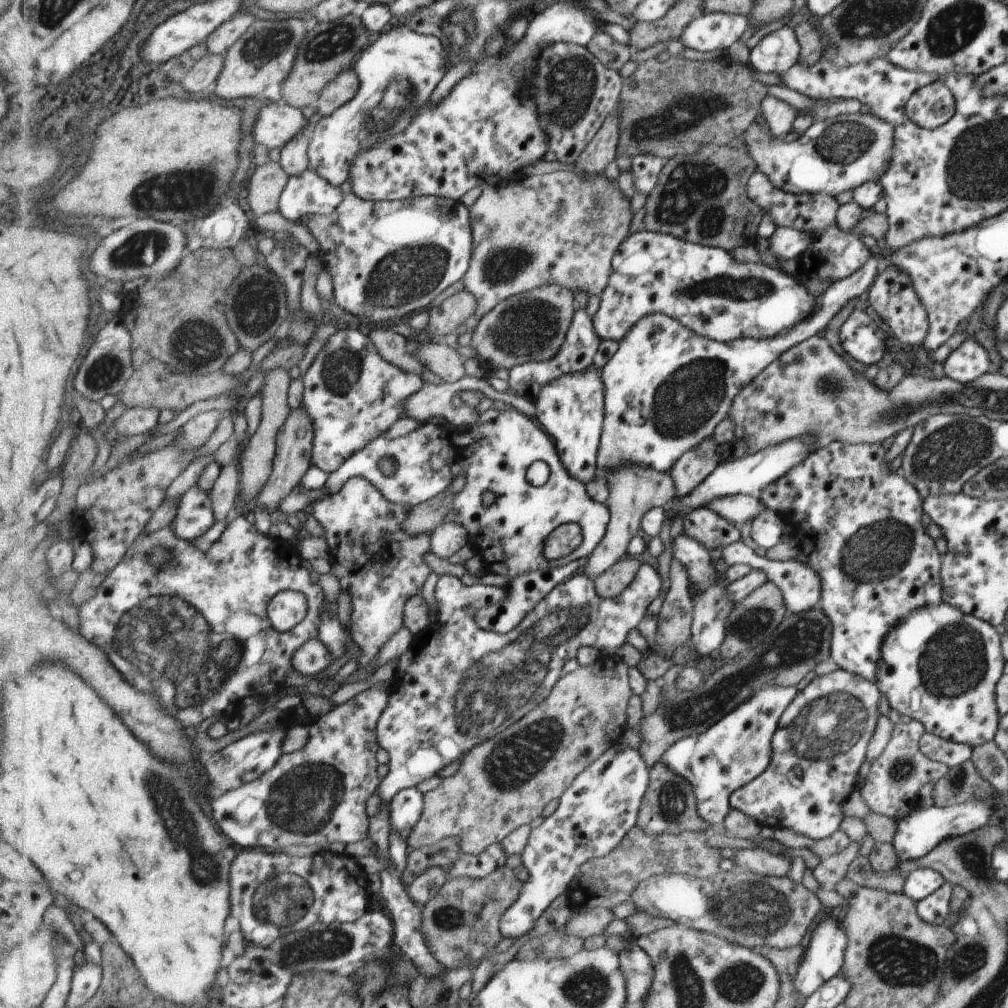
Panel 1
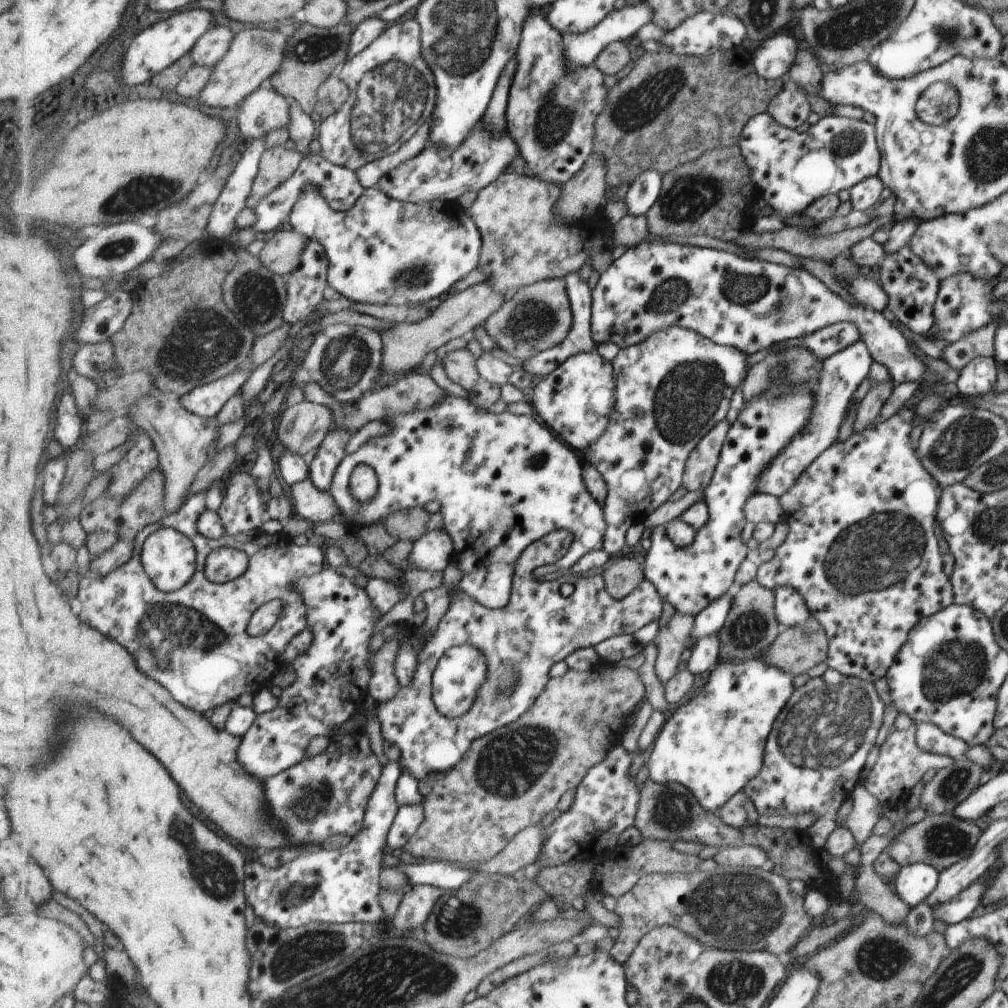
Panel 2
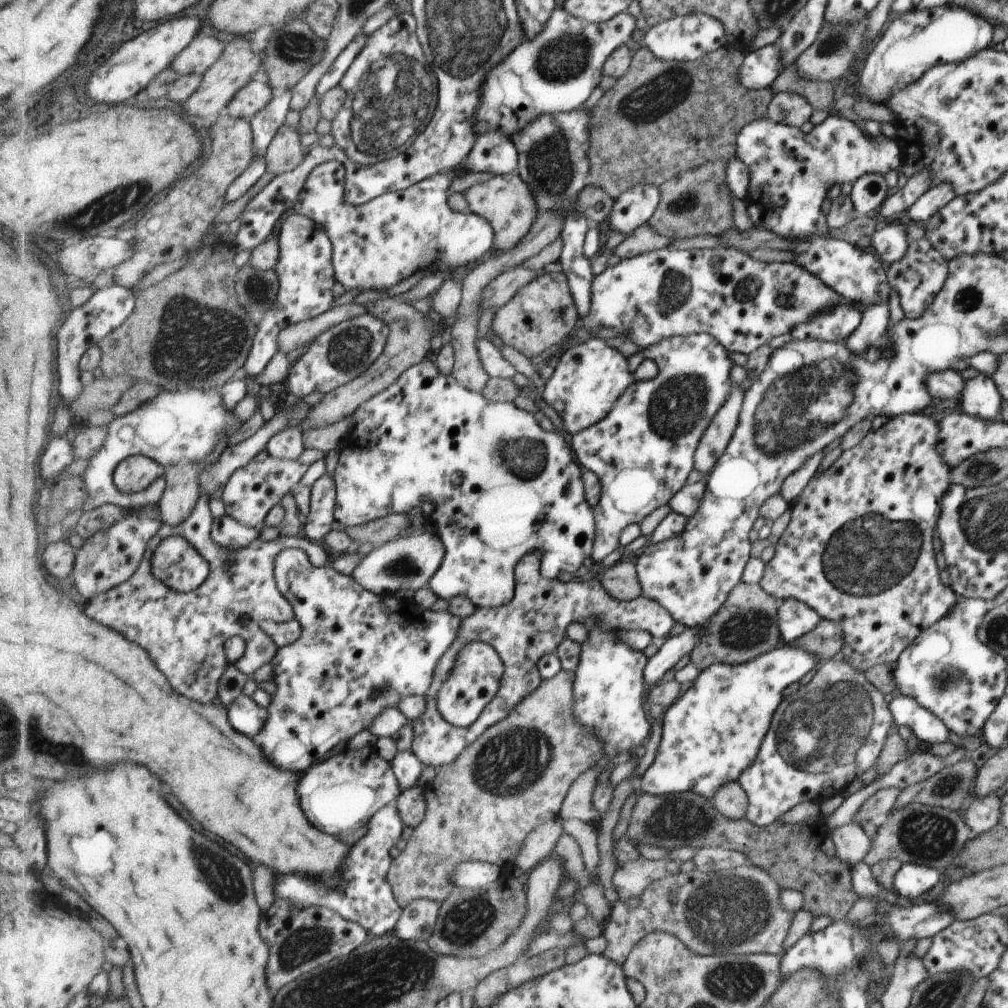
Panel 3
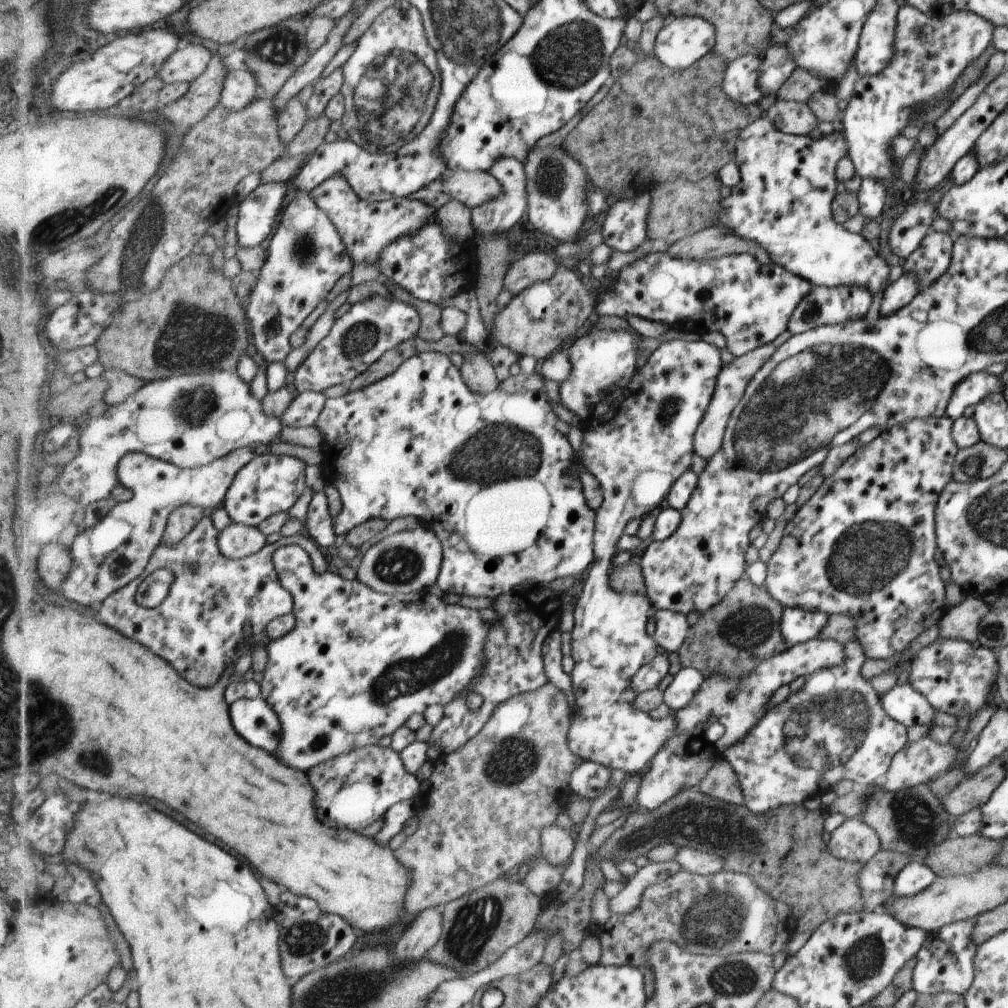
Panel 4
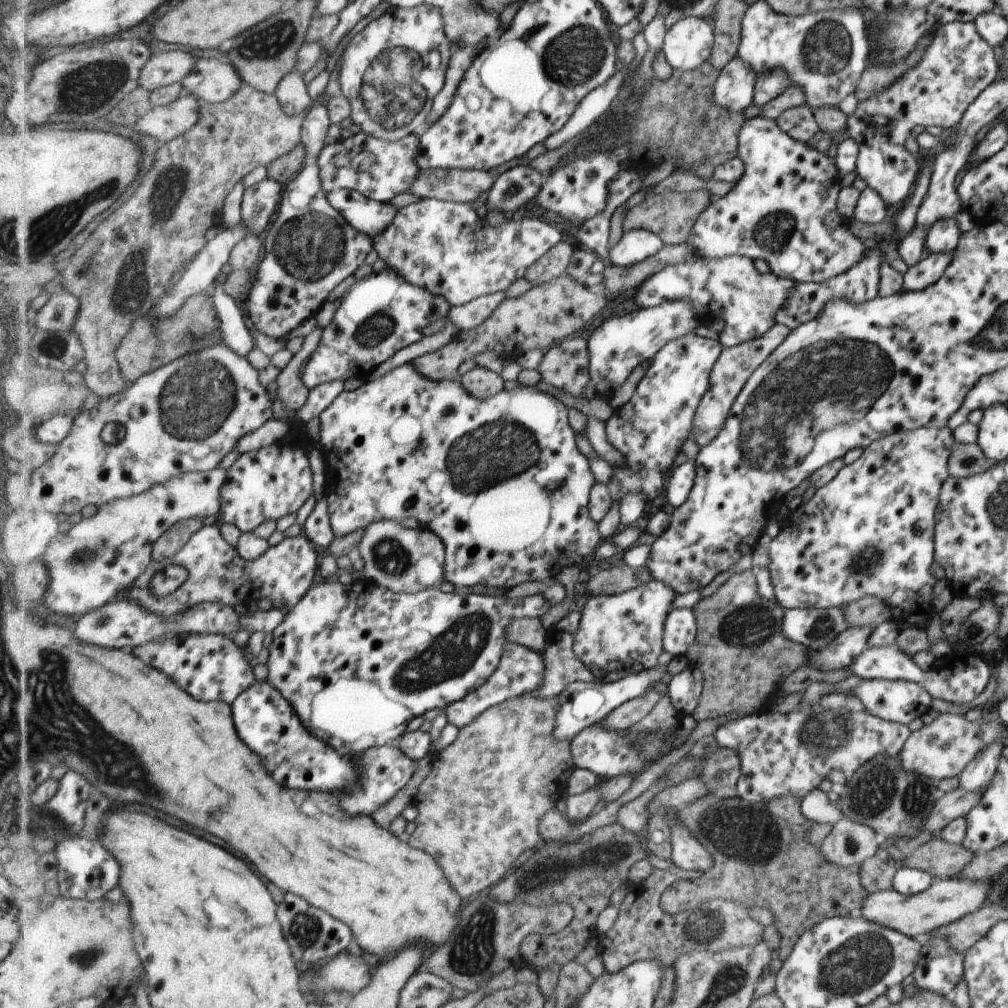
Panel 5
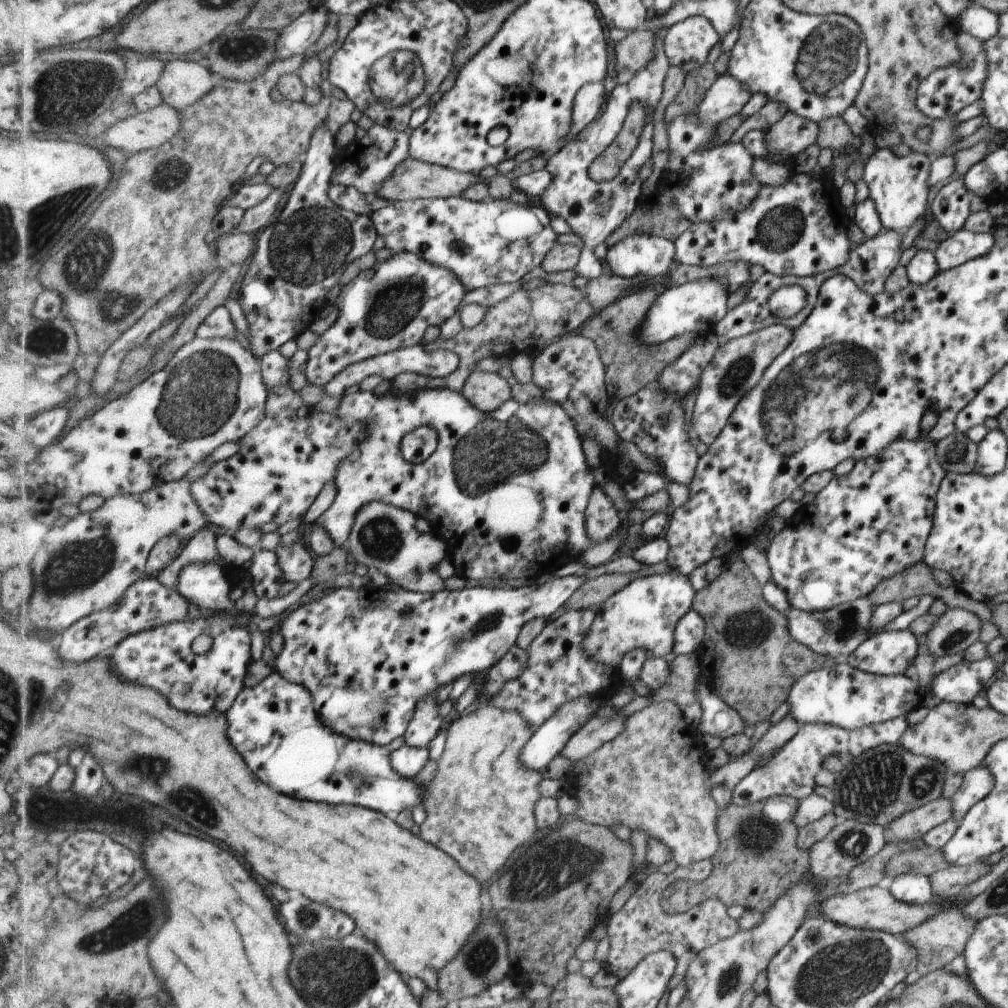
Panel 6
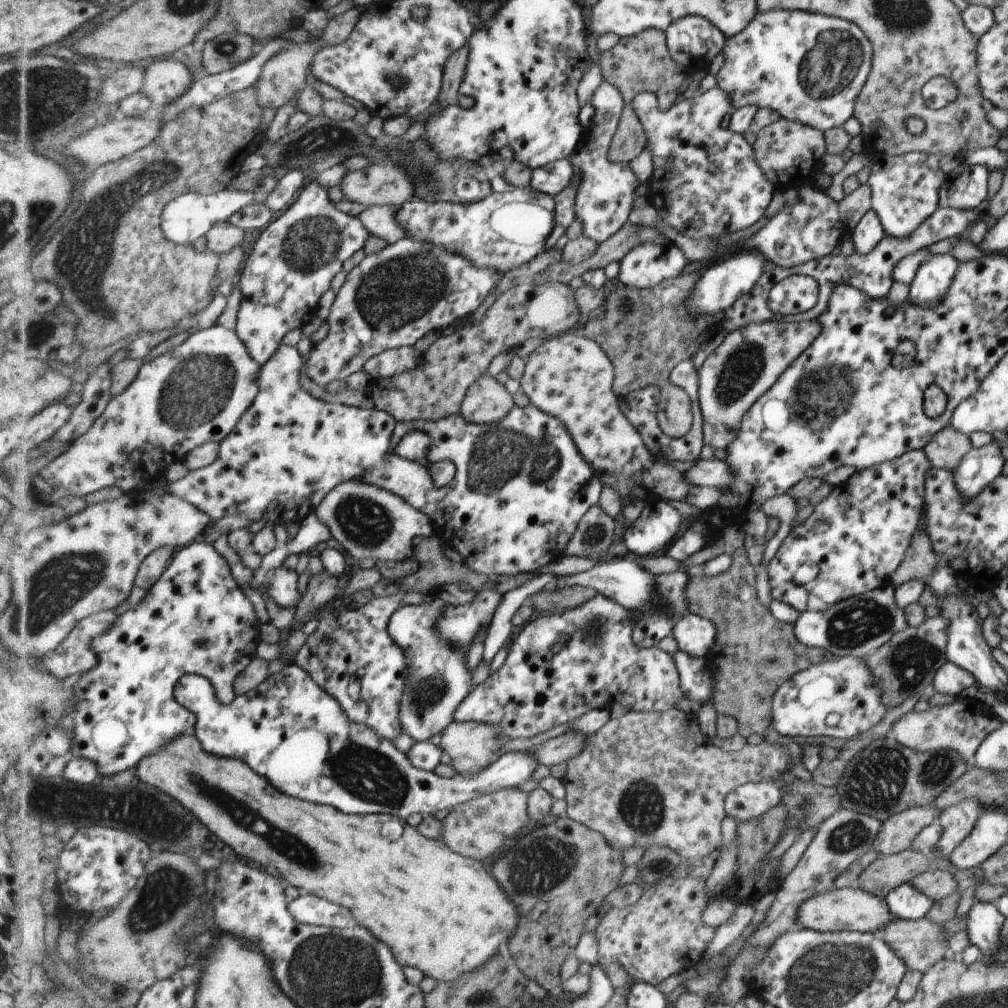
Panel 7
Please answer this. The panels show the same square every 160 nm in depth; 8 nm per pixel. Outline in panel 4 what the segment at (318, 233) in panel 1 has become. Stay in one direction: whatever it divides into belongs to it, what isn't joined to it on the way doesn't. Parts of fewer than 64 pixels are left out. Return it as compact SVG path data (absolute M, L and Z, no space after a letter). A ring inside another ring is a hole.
M501 158L499 162L495 162L495 166L491 168L490 172L495 179L501 182L503 192L497 198L473 209L471 224L473 224L477 236L478 234L483 234L483 236L505 235L523 216L528 214L529 210L529 176L527 176L523 162L519 162L517 158ZM343 175L327 177L317 188L311 189L313 200L334 222L354 264L367 262L379 269L382 254L401 237L419 233L438 213L433 206L417 198L394 198L367 202L359 199L350 182Z

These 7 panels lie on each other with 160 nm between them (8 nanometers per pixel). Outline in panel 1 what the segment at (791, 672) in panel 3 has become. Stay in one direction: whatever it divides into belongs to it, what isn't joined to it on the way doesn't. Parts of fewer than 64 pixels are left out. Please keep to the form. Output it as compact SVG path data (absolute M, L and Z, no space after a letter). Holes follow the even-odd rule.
M765 685L753 697L722 715L714 725L702 733L686 736L666 752L662 762L677 774L683 775L693 787L699 818L708 825L721 824L731 808L730 794L753 781L766 769L778 718L796 692L795 687Z

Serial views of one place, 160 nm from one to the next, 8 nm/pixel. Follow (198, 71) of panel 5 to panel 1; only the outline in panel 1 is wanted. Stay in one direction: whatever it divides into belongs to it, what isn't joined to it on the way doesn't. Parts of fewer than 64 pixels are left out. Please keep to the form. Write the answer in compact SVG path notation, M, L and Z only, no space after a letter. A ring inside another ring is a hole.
M270 102L262 107L253 126L254 141L268 150L285 148L309 126L309 120L295 106L283 102Z

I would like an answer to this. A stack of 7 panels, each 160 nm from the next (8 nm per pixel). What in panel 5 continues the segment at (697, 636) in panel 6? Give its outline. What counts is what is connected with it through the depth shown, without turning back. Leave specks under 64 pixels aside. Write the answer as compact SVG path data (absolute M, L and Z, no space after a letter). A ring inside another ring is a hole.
M673 609L664 628L664 650L674 656L685 654L697 636L698 625L692 609Z

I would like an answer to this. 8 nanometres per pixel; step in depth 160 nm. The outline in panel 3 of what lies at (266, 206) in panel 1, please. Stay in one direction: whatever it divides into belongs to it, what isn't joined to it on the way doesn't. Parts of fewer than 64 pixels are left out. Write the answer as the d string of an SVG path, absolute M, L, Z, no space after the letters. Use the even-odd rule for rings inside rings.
M282 127L268 147L267 171L279 177L303 165L308 149L301 146L300 132L296 128Z

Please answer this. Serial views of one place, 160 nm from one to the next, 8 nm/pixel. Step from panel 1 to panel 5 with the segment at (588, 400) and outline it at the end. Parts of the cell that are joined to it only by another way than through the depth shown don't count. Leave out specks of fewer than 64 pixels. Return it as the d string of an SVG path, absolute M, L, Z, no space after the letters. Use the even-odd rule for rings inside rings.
M665 301L658 307L637 308L623 316L605 320L588 338L590 381L582 396L592 402L599 398L608 403L613 398L613 392L623 386L641 362L649 362L668 342L681 338L696 325L706 322L706 319L697 317L685 301Z

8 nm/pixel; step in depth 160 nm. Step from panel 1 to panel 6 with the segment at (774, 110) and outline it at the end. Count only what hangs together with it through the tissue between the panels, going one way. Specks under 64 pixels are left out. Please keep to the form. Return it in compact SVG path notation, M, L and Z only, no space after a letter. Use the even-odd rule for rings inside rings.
M787 112L766 134L768 158L765 162L791 163L795 156L817 141L817 124L801 115Z

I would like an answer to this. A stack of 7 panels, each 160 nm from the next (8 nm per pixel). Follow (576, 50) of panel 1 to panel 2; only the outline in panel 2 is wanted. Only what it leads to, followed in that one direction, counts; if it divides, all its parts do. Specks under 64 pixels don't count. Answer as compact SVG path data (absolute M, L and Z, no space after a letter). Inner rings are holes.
M545 11L532 12L526 20L518 53L517 72L510 90L507 111L507 129L518 144L526 162L526 174L541 177L544 181L564 184L573 178L594 152L599 116L608 105L610 92L605 88L607 75L595 63L568 69L568 56L564 36L547 19Z

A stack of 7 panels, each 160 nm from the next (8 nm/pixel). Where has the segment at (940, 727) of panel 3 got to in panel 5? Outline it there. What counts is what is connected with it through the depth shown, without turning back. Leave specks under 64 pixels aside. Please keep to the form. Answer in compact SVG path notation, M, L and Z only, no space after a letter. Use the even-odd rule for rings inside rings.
M865 679L850 692L855 695L869 714L884 721L893 721L907 725L911 720L920 718L930 708L931 697L918 683L903 679Z

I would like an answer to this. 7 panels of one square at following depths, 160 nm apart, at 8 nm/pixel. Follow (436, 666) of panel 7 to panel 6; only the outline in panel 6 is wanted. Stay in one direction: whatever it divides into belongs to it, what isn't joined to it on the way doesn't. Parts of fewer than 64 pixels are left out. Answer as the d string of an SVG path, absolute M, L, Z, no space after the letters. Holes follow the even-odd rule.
M436 692L419 701L414 720L410 722L404 737L405 744L421 748L427 748L431 744L431 740L443 726L443 718L439 716L437 708L439 705L437 706Z

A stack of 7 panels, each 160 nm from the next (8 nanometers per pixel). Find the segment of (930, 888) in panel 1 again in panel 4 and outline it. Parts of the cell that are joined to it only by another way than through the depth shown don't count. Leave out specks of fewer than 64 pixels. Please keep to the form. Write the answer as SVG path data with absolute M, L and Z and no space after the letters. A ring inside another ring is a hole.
M911 860L896 876L893 882L893 896L907 897L922 893L934 883L937 876L919 861Z

